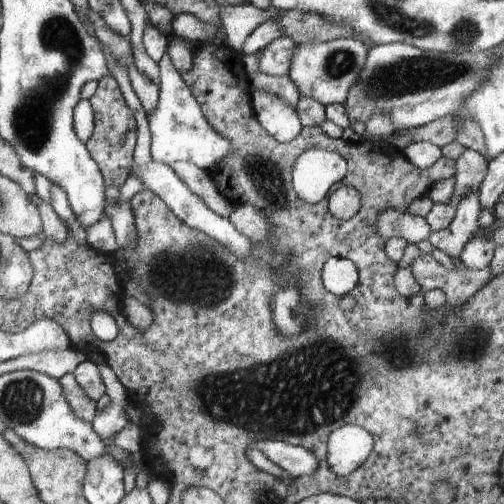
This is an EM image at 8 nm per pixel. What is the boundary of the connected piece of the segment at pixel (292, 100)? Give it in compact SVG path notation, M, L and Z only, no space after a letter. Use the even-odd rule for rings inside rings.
M260 73L248 74L250 80L250 92L254 94L256 90L264 90L270 96L276 96L282 102L288 102L288 106L296 108L296 104L300 100L300 94L296 90L296 84L284 76L263 75Z

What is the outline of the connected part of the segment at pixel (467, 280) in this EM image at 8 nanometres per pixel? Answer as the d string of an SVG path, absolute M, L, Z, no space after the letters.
M421 254L412 260L409 267L423 292L430 289L443 290L446 293L446 304L458 312L489 281L488 268L470 270L458 266L450 270L429 254Z

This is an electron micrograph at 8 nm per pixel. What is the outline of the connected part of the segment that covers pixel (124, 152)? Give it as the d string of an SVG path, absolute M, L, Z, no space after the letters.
M106 76L98 81L96 94L89 99L94 114L92 136L85 142L86 148L100 169L106 188L106 204L110 206L120 198L120 188L132 170L134 146L136 144L136 120L132 110L128 108L118 82Z

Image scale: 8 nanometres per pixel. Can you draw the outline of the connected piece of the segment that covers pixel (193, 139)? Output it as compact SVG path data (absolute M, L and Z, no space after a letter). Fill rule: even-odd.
M164 64L159 72L158 104L154 112L146 117L152 138L151 160L166 166L170 166L172 162L191 162L202 170L210 171L218 160L234 154L234 146L212 128L174 66Z

